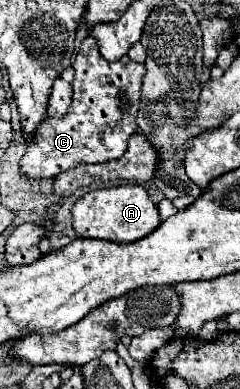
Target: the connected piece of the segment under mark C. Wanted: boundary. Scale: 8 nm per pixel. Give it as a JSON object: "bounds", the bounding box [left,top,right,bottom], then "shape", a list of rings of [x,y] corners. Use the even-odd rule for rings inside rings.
{"bounds":[21,36,145,180],"shape":[[[87,36],[81,44],[81,50],[73,62],[75,80],[73,80],[73,104],[65,118],[47,118],[41,122],[35,140],[27,146],[21,158],[21,176],[27,180],[55,178],[61,172],[67,172],[79,164],[99,164],[117,160],[125,154],[131,134],[137,130],[135,118],[139,110],[141,80],[145,74],[145,64],[133,62],[129,56],[121,60],[107,62],[99,54],[99,46],[93,36]],[[125,92],[129,100],[129,112],[119,110],[119,94]]]}

